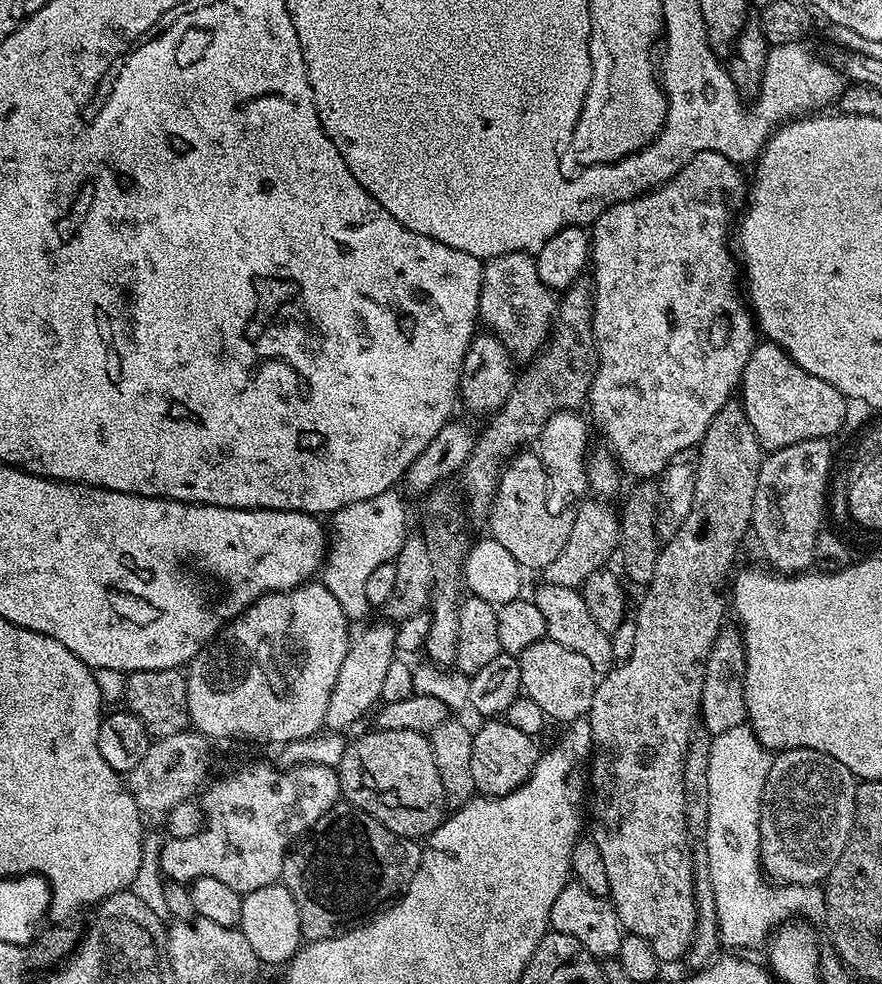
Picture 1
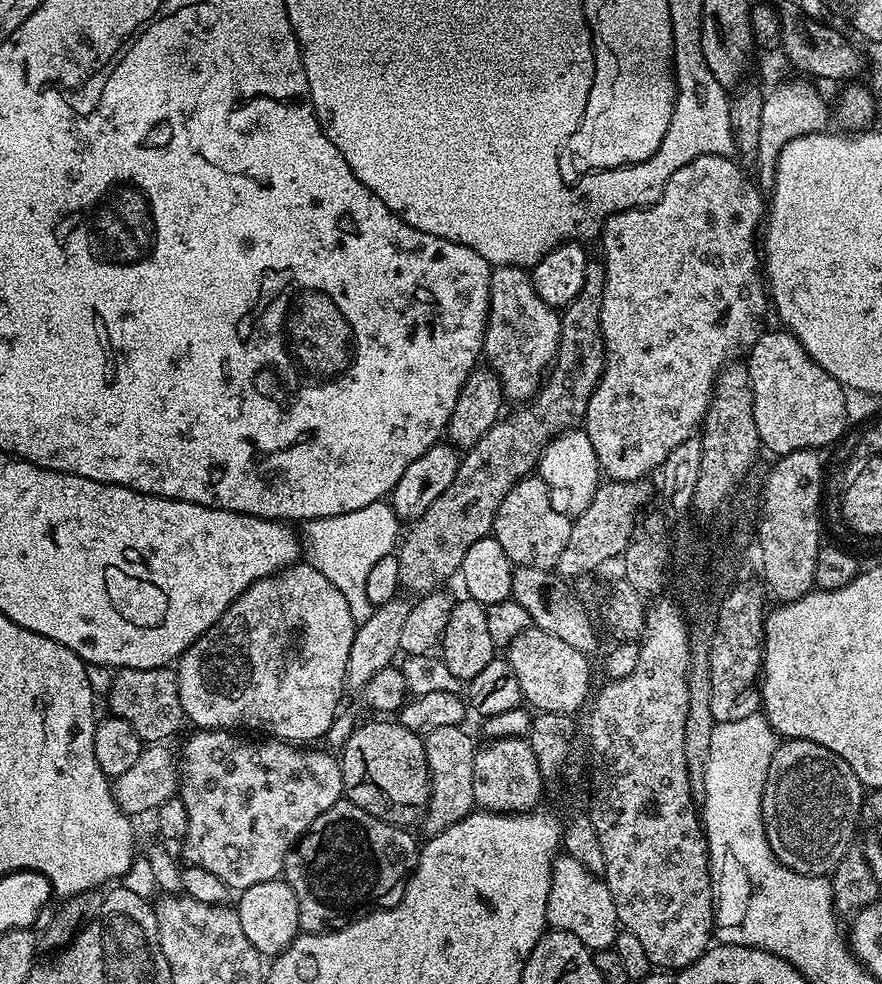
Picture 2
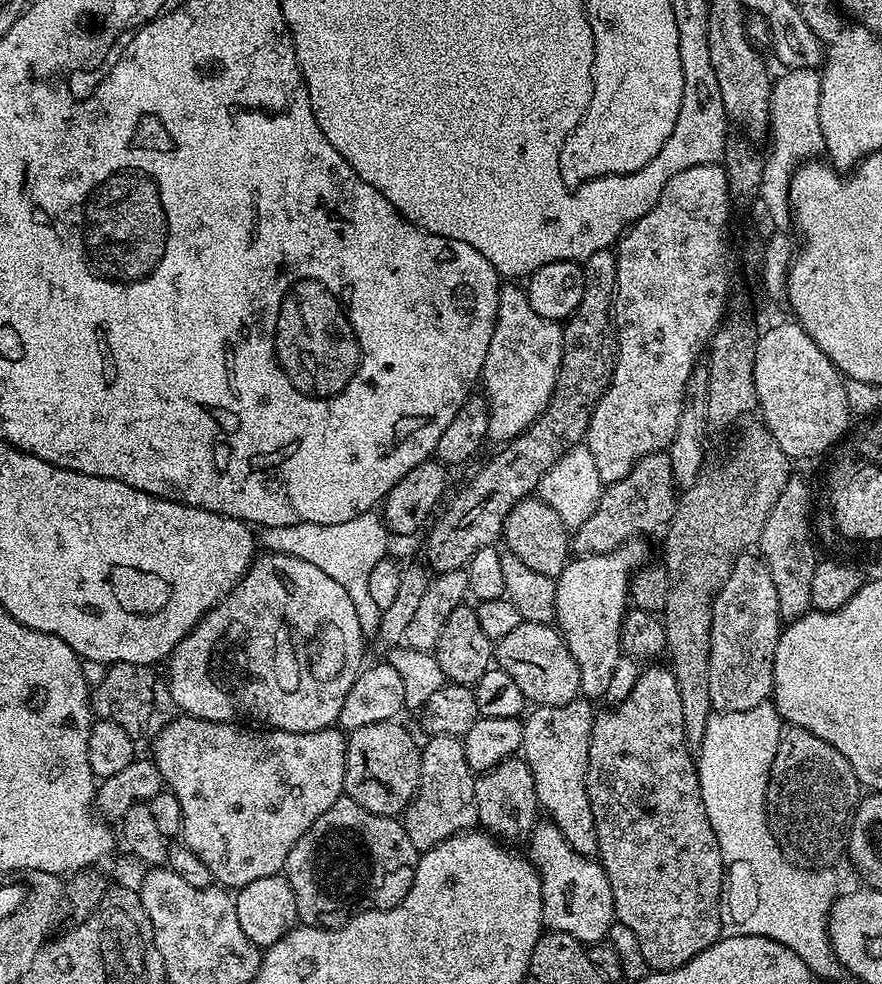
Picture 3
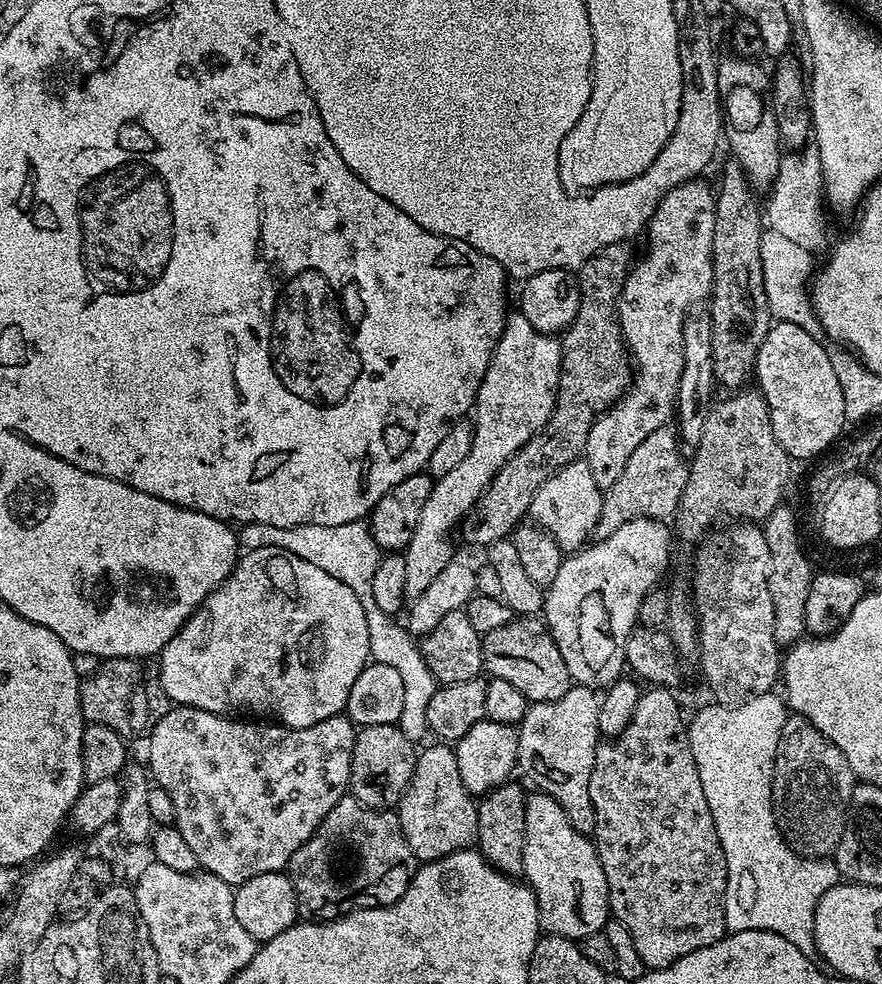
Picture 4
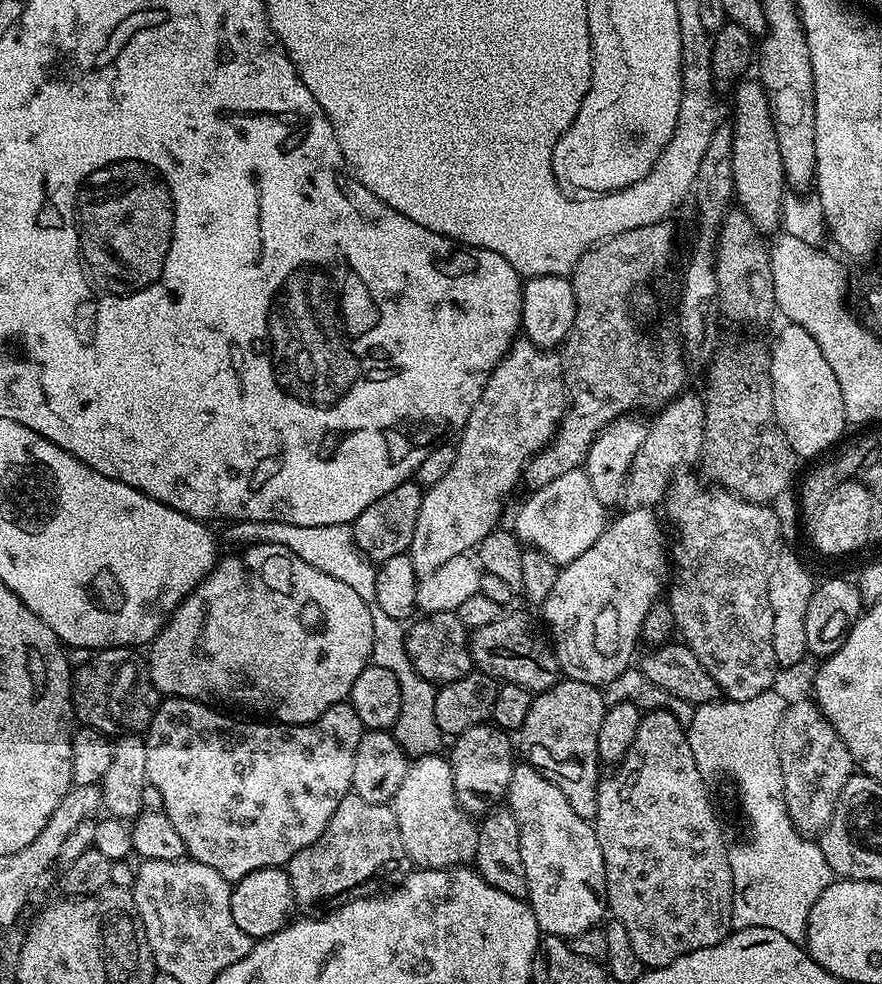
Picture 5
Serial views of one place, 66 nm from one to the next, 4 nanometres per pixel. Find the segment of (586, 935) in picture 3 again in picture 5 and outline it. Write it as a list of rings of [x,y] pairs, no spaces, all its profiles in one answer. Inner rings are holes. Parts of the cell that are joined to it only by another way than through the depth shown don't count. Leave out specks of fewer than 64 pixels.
[[[527,762],[517,763],[513,767],[506,807],[514,814],[514,822],[518,822],[522,866],[526,866],[528,883],[526,899],[532,906],[532,913],[541,933],[567,938],[574,934],[582,934],[582,930],[597,927],[605,919],[608,900],[606,866],[602,850],[598,846],[595,827],[578,814],[574,814],[574,806],[566,802],[566,794],[562,794],[562,790],[558,790],[554,782],[547,780],[539,770]]]

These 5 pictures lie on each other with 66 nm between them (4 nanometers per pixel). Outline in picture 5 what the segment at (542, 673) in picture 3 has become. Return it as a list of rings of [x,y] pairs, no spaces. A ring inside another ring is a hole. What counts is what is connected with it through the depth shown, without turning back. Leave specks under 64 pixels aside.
[[[512,612],[509,616],[502,614],[496,622],[471,633],[468,648],[472,652],[473,665],[497,681],[517,684],[533,694],[545,692],[561,679],[562,673],[549,637],[541,632],[530,617],[520,612]]]

